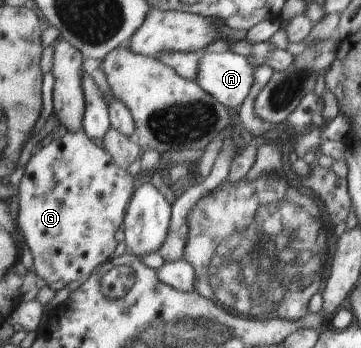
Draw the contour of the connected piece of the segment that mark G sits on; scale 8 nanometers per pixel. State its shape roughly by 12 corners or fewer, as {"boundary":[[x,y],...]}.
{"boundary":[[86,134],[34,153],[16,197],[60,291],[114,255],[132,175]]}

